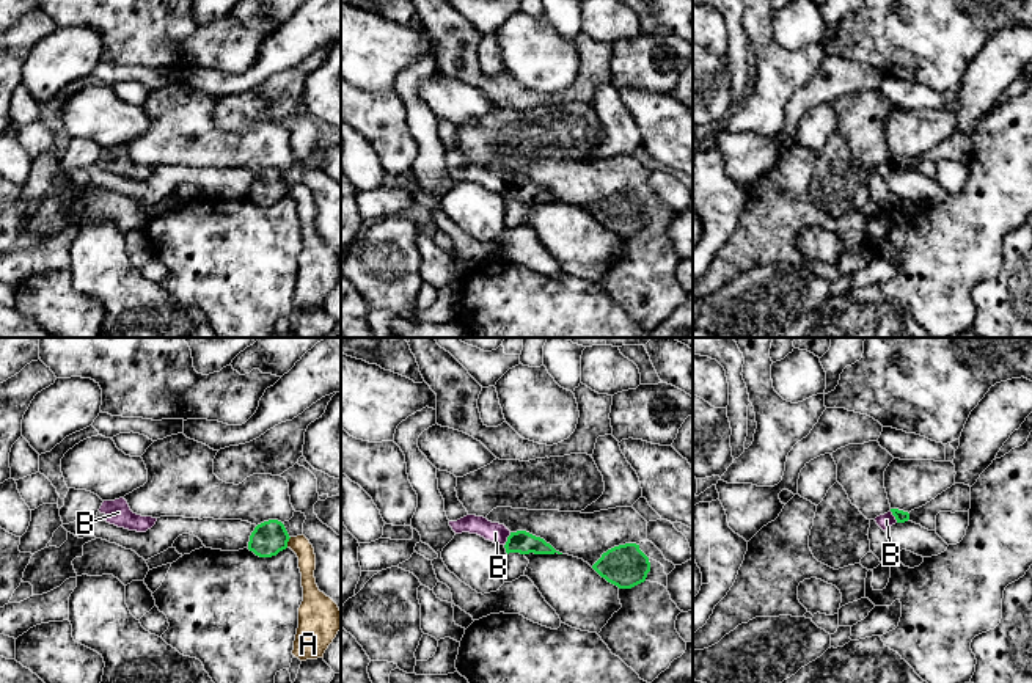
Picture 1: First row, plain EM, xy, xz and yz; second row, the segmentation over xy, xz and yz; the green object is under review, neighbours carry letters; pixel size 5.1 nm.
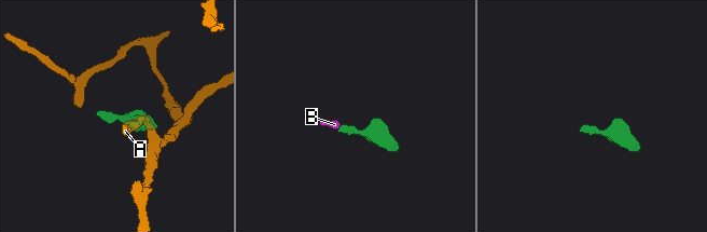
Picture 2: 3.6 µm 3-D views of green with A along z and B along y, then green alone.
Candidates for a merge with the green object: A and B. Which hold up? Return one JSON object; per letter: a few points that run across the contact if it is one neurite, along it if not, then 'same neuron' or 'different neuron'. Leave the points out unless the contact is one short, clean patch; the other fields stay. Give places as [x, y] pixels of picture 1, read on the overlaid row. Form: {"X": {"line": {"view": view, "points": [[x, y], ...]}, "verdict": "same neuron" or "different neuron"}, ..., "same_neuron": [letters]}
{"A": {"line": {"view": "xy", "points": [[291, 537], [286, 547]]}, "verdict": "different neuron"}, "B": {"line": {"view": "xz", "points": [[522, 542], [508, 539], [495, 533]]}, "verdict": "same neuron"}, "same_neuron": ["B"]}

